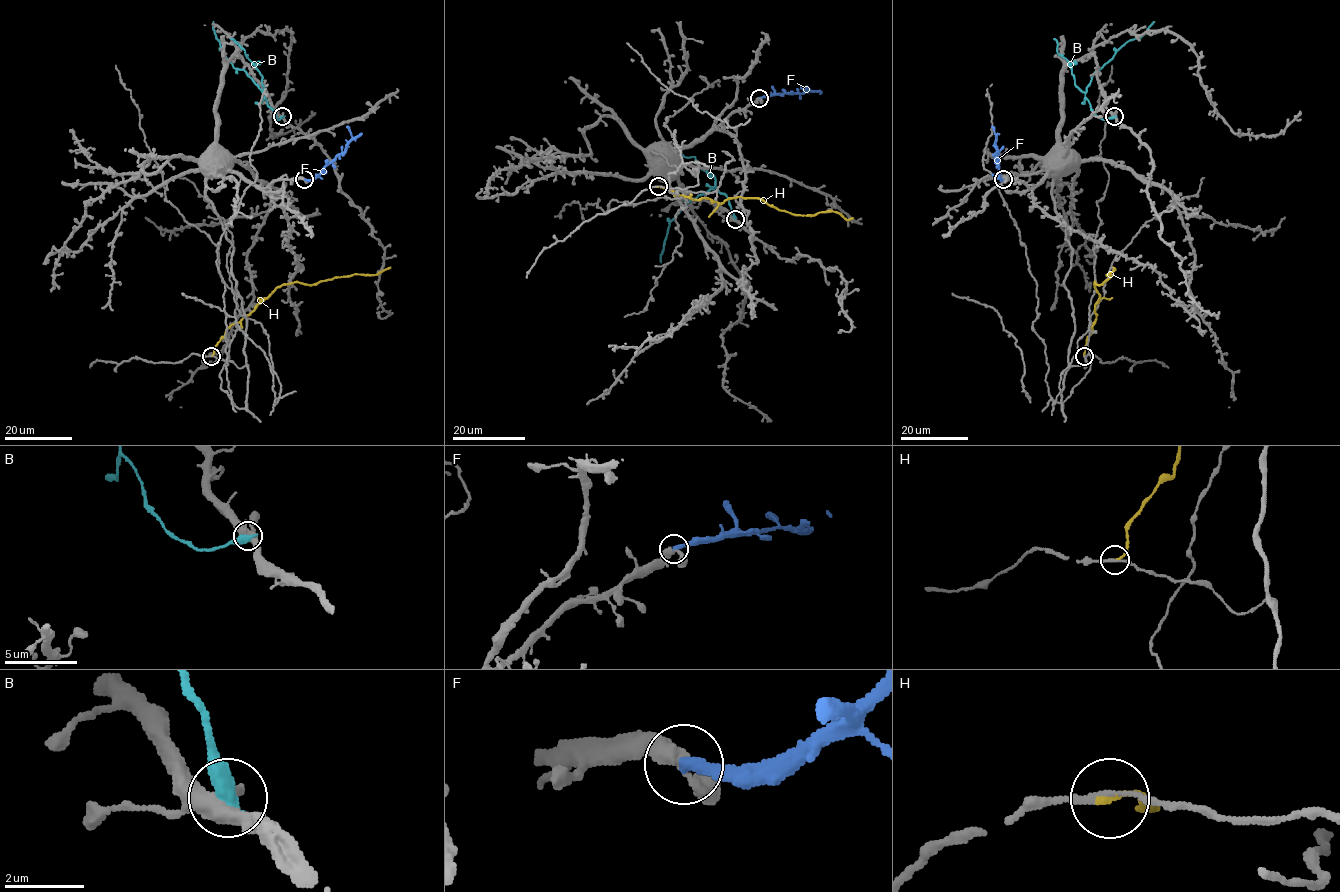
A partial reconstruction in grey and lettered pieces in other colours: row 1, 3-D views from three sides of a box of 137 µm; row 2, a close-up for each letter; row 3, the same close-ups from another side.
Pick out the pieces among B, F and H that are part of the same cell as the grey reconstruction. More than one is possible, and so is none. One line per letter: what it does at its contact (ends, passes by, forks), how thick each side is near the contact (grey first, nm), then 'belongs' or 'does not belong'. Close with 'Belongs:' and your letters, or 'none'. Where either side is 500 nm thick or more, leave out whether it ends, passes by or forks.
B: 380/500 nm | does not belong
F: it ends | 280/320 nm | belongs
H: it ends | 160/180 nm | does not belong
Belongs: F

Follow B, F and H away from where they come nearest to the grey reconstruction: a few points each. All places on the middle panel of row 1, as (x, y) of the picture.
B: (735, 219), (730, 204), (716, 187), (700, 194), (684, 205), (669, 223), (661, 262)
F: (759, 98), (811, 91), (806, 86)
H: (658, 186), (693, 199), (723, 203), (737, 196), (757, 197), (796, 215), (837, 211), (847, 219), (853, 217)

